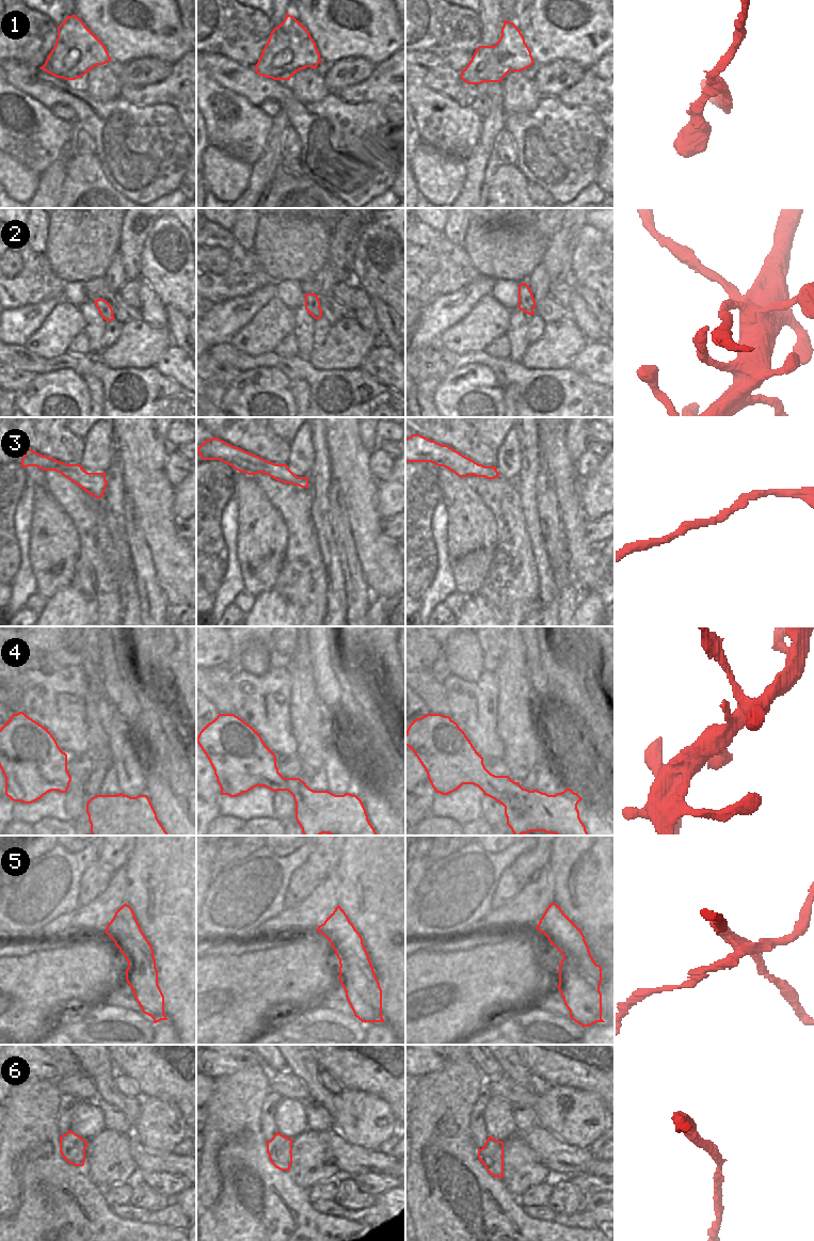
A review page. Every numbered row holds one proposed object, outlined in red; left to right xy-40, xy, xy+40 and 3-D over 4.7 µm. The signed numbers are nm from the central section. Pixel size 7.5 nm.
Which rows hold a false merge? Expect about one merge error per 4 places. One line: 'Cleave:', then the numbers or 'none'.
Cleave: 5

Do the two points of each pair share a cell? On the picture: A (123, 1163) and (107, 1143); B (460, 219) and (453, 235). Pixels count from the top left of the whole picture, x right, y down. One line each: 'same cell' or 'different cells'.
A: same cell
B: same cell

